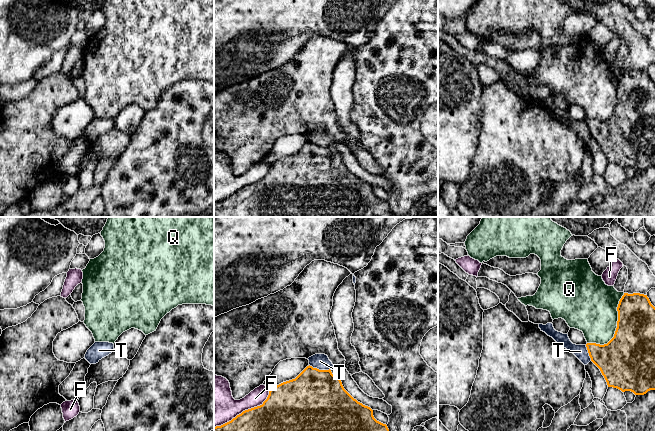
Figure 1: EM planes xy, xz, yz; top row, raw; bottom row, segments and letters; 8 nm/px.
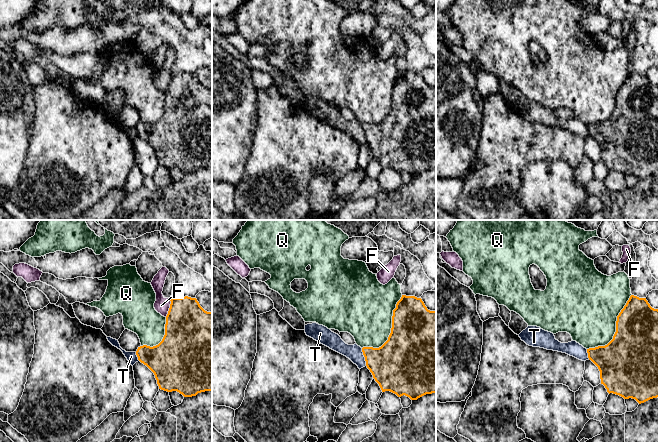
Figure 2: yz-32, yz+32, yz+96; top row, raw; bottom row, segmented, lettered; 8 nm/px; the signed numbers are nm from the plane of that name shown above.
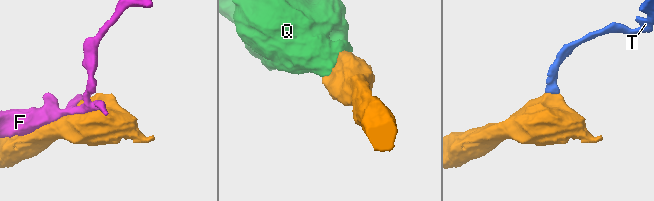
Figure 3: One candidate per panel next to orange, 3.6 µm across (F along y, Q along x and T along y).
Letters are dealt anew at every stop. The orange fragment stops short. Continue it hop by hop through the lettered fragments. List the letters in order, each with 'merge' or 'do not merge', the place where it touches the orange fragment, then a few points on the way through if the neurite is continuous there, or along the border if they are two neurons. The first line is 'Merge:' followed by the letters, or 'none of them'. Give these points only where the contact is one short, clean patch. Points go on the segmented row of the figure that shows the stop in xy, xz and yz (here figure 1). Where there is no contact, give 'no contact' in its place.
Merge: none of them
F: do not merge | xz (245, 410)
Q: do not merge | yz (616, 328)
T: do not merge | xz (318, 369) | along xz (309, 364), (319, 369), (329, 369)

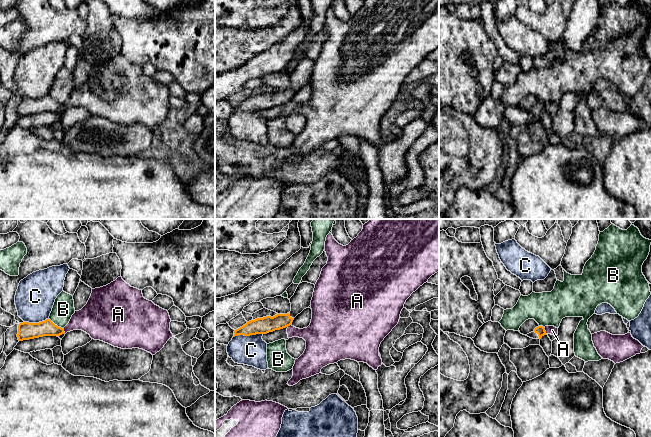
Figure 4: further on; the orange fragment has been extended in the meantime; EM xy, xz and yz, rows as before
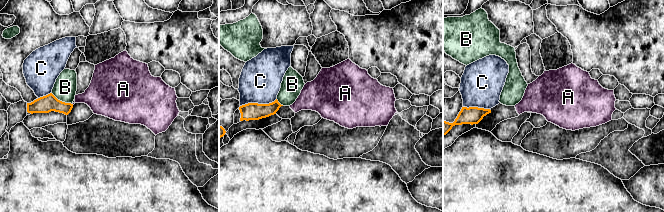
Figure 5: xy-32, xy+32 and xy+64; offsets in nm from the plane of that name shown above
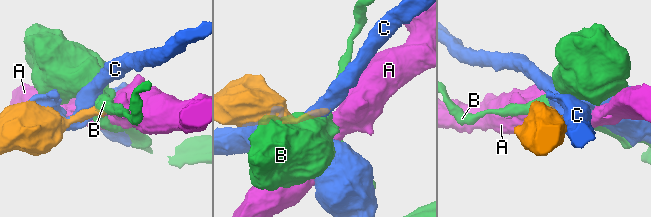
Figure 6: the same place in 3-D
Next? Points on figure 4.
Merge: none of them
A: do not merge | yz (544, 330) | along yz (543, 327), (546, 333)
B: do not merge | xy (56, 325) | along xy (48, 318), (63, 328)
C: do not merge | xz (247, 335)

